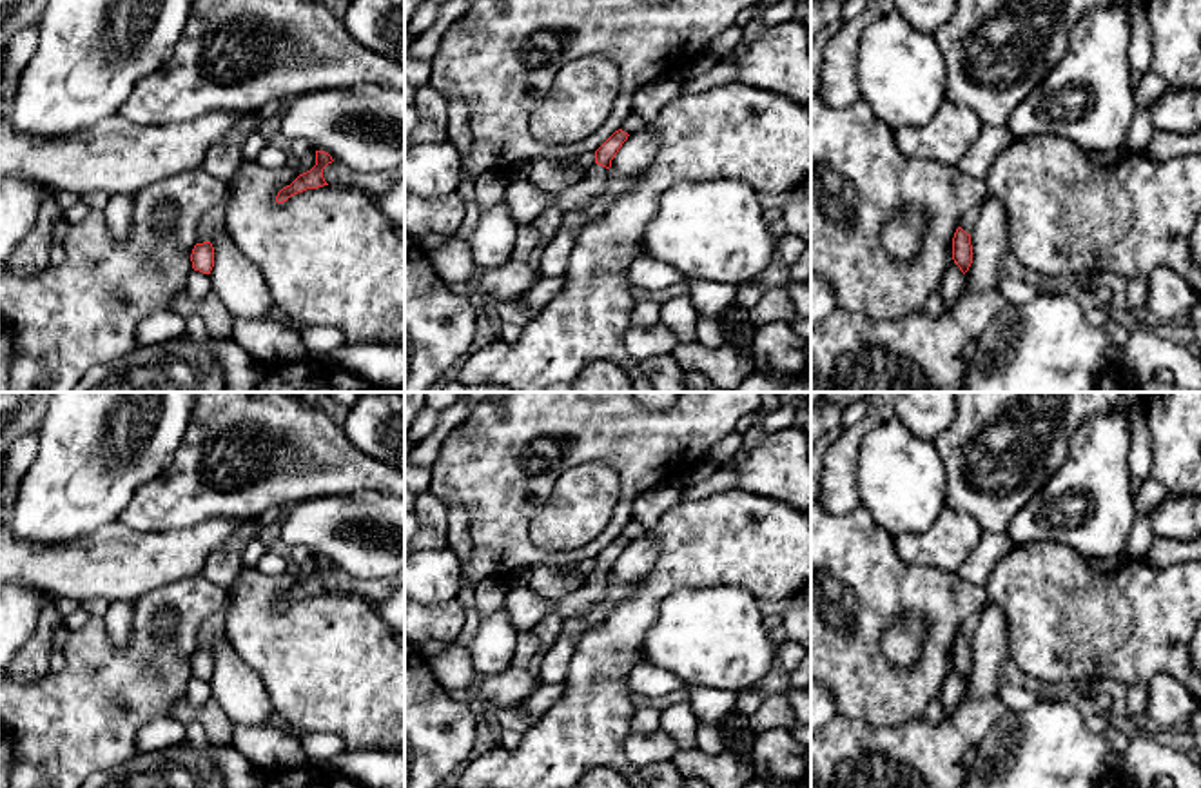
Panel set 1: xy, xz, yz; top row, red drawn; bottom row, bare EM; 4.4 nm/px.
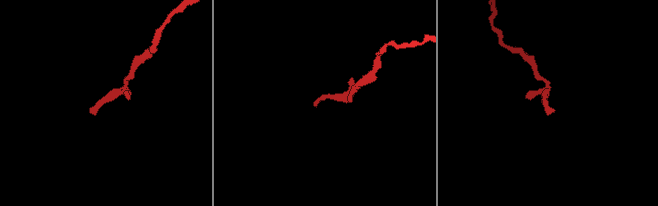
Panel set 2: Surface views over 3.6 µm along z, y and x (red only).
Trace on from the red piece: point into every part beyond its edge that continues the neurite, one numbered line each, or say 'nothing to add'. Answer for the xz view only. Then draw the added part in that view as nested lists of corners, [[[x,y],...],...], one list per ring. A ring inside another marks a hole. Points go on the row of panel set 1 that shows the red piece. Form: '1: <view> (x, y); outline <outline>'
1: xz (525, 202); outline [[[593,163],[575,185],[557,194],[546,194],[528,180],[510,182],[504,202],[519,229],[532,225],[546,207],[557,207],[562,212],[586,207],[591,200],[604,194],[608,172],[610,169]]]

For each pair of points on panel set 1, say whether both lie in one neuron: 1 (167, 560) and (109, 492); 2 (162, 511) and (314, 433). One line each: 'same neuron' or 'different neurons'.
1: different neurons
2: same neuron

